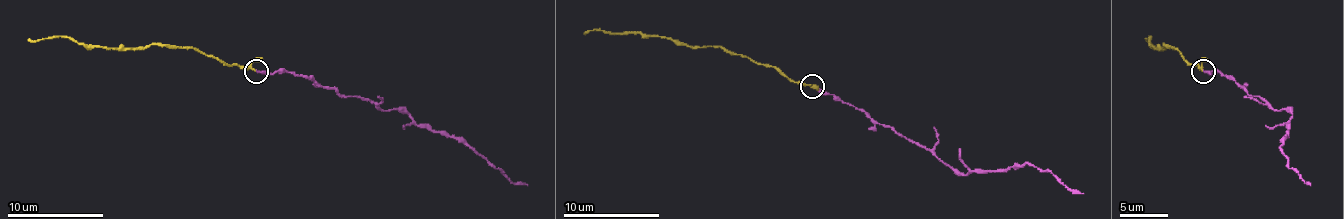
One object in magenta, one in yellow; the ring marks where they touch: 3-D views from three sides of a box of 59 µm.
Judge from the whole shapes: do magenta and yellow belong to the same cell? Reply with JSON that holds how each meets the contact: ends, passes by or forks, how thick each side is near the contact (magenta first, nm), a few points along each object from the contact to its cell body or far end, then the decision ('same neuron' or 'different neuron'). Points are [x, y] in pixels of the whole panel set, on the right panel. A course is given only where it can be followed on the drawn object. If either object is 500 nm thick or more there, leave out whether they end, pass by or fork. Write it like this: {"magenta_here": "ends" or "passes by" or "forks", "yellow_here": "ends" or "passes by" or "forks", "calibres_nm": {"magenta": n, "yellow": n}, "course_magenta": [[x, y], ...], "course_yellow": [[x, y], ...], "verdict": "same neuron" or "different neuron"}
{"magenta_here": "ends", "yellow_here": "passes by", "calibres_nm": {"magenta": 160, "yellow": 140}, "course_magenta": [[1203, 70], [1225, 75], [1276, 111], [1285, 109], [1290, 114], [1281, 150], [1288, 167], [1310, 186]], "course_yellow": [[1201, 70], [1165, 44], [1162, 48], [1155, 48], [1150, 36], [1148, 41], [1150, 39]], "verdict": "same neuron"}

